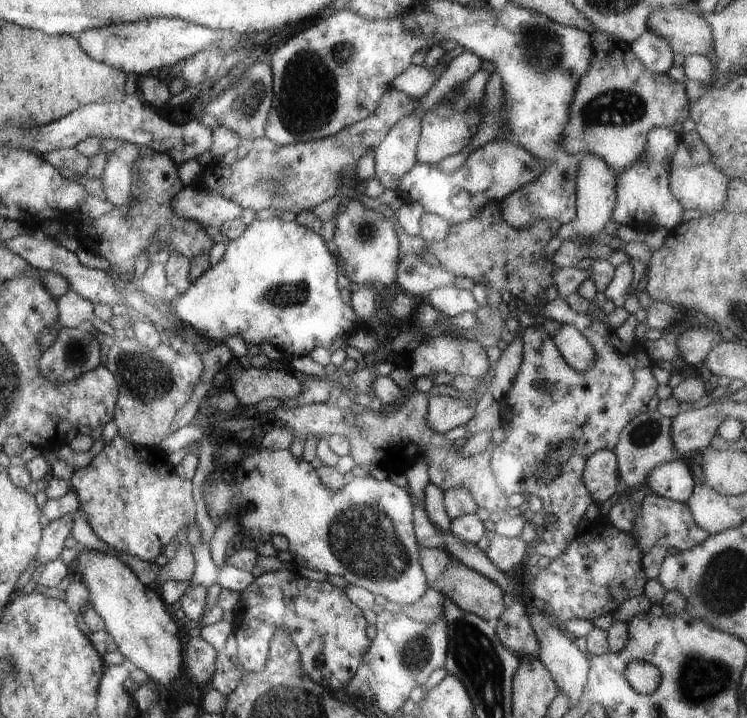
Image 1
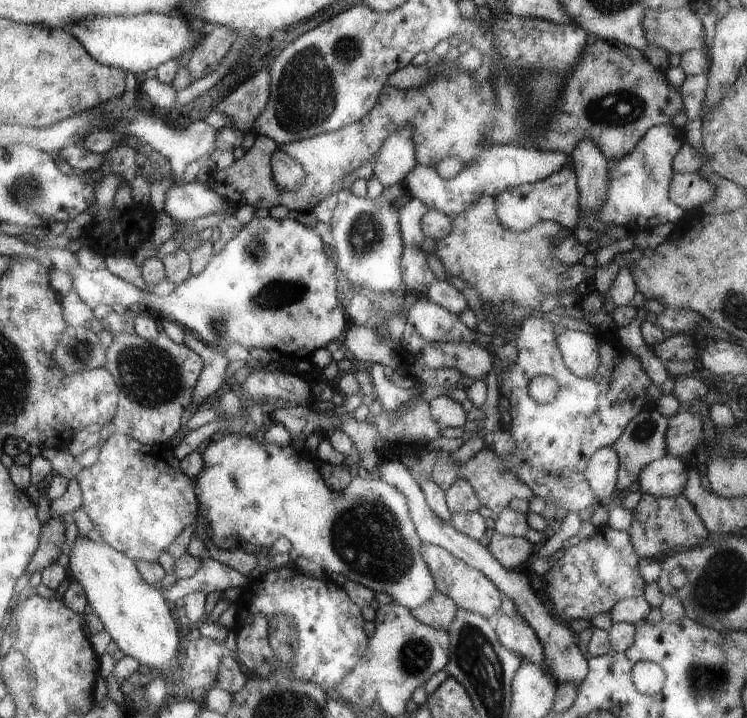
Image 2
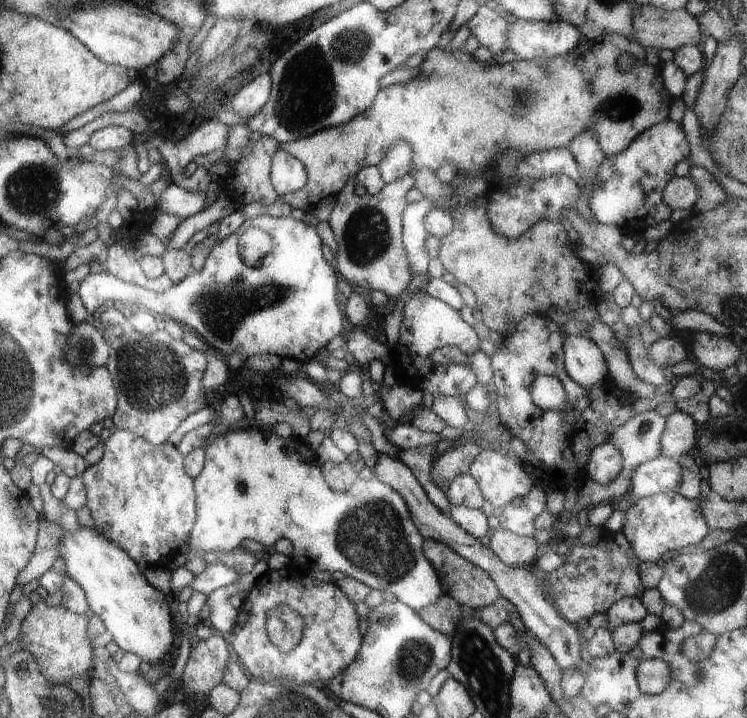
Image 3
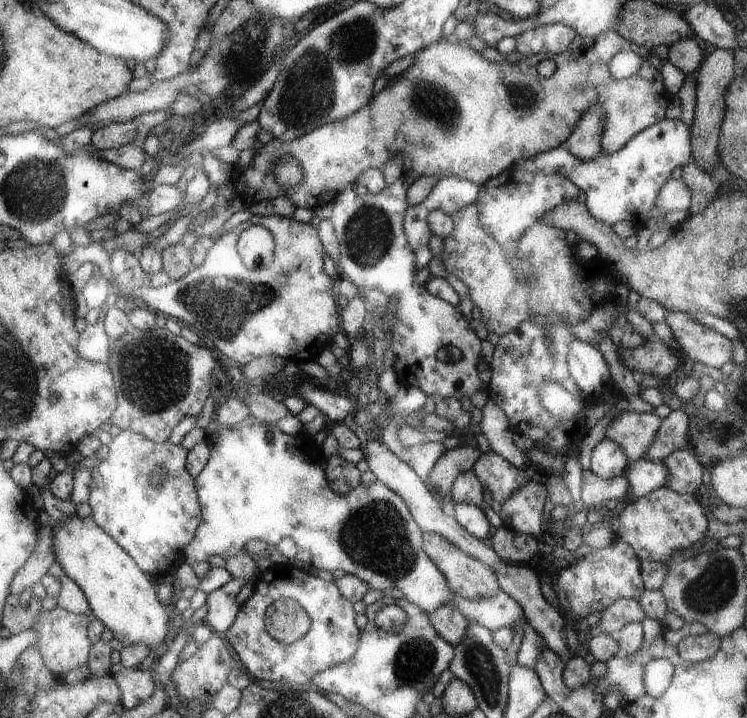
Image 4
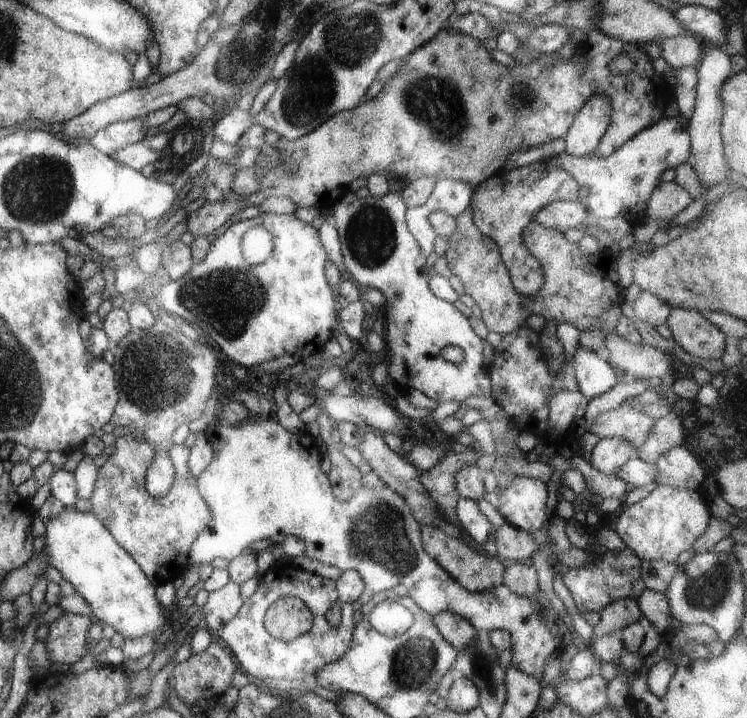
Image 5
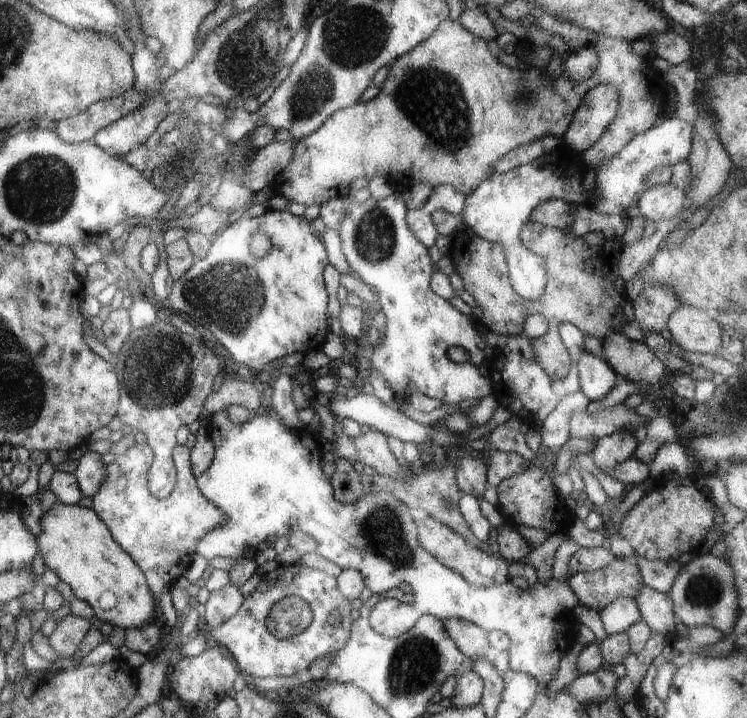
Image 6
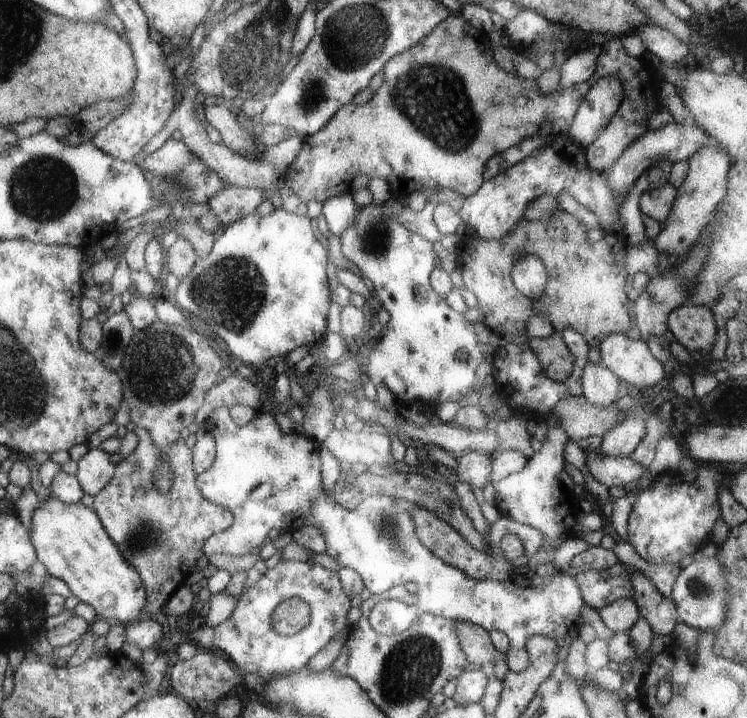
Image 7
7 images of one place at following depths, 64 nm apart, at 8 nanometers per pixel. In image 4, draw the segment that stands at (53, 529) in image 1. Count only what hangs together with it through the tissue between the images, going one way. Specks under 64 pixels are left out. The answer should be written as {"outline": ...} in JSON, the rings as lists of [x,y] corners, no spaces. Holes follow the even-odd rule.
{"outline":[[[41,526],[41,538],[34,544],[34,549],[25,564],[11,577],[8,594],[18,594],[33,584],[47,572],[47,568],[54,561],[52,543],[50,542],[50,530],[47,526]]]}

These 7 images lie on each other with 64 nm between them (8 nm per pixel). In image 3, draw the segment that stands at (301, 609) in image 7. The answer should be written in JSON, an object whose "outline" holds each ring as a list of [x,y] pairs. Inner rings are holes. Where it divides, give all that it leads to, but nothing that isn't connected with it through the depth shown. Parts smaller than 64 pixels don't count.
{"outline":[[[277,605],[266,612],[264,627],[273,646],[286,653],[300,641],[304,620],[292,608]]]}

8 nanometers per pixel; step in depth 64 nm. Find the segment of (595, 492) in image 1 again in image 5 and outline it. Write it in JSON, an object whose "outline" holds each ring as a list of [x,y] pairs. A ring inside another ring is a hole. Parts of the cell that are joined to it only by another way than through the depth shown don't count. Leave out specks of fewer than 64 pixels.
{"outline":[[[601,438],[591,450],[591,466],[601,474],[615,474],[631,456],[631,445],[621,438]]]}

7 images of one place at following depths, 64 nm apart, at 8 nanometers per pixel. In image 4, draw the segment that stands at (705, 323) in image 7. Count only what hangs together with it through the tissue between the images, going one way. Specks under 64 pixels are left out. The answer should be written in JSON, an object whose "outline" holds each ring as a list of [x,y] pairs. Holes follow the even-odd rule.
{"outline":[[[666,311],[665,324],[669,326],[673,342],[683,349],[689,362],[719,368],[731,356],[731,341],[717,331],[694,321],[683,311]]]}

